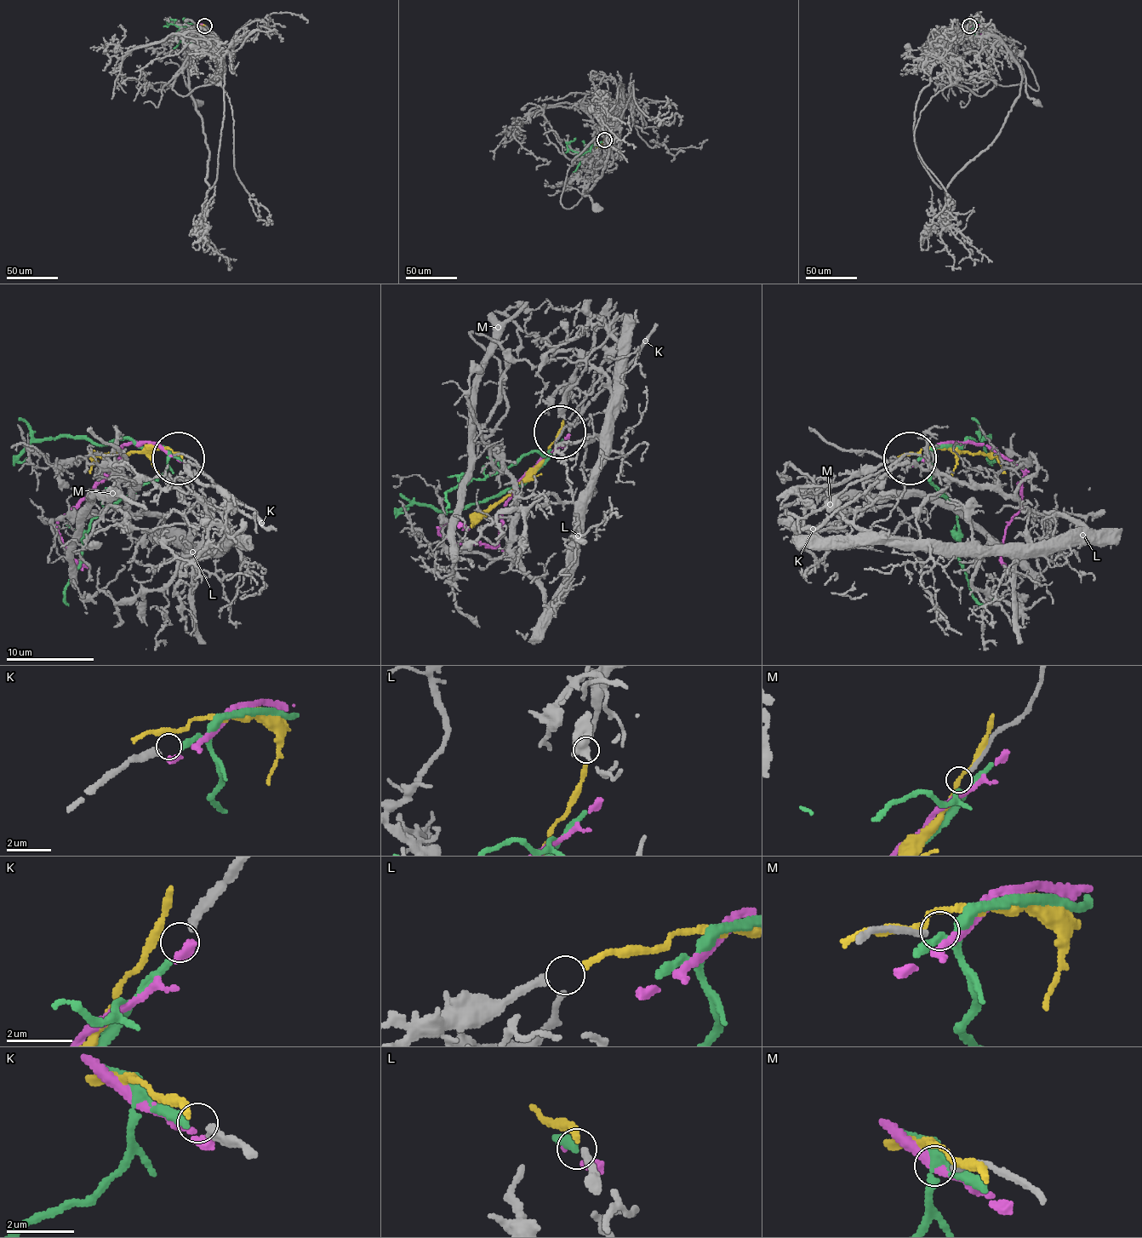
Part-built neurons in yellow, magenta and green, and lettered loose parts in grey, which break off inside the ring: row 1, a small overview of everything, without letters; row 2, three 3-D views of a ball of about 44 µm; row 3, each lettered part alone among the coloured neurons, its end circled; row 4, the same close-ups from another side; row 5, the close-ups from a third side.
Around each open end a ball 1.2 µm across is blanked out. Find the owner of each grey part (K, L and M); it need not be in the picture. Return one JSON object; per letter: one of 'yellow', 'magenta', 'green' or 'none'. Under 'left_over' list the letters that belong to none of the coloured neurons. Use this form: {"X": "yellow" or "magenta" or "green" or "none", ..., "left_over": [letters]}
{"K": "green", "L": "yellow", "M": "none", "left_over": ["M"]}

